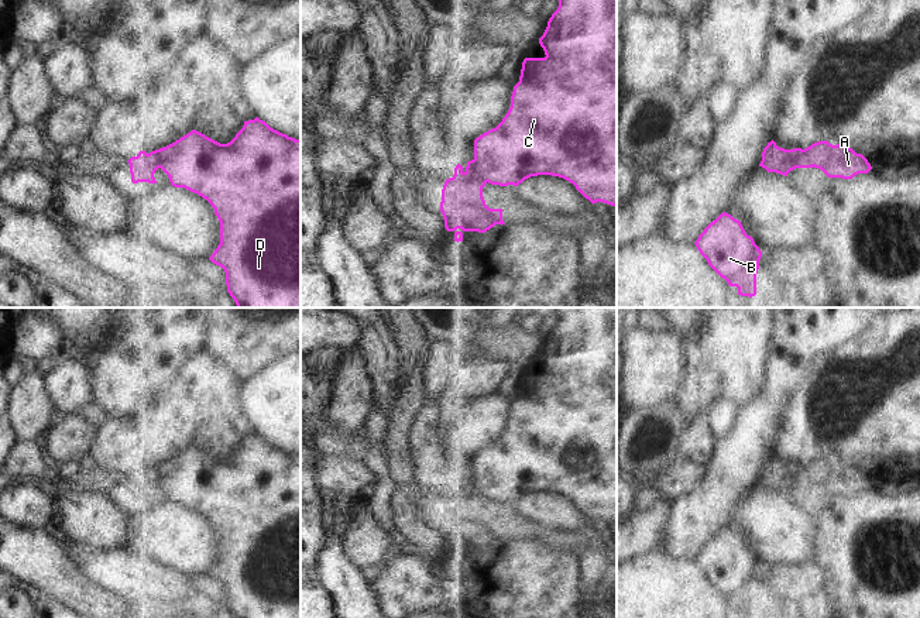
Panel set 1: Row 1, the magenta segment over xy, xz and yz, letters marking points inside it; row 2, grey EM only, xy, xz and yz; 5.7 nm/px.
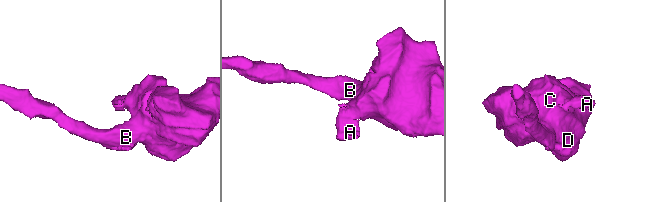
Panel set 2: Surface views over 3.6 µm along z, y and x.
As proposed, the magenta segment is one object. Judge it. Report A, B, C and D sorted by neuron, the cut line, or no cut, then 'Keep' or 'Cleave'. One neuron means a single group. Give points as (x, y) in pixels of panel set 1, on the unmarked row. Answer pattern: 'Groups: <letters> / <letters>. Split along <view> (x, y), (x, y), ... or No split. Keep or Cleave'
Groups: A / B C D. Split along xz (473, 476), (479, 491), (486, 498). Cleave

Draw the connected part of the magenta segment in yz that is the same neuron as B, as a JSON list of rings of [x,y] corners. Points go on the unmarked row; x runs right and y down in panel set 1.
[[[725,528],[721,529],[704,545],[694,560],[708,581],[724,594],[730,602],[738,604],[738,611],[749,614],[756,611],[756,590],[762,567],[753,555],[745,549],[739,536]]]

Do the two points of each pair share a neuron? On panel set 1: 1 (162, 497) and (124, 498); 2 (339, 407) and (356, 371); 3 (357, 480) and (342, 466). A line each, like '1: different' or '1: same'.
1: same
2: same
3: same

